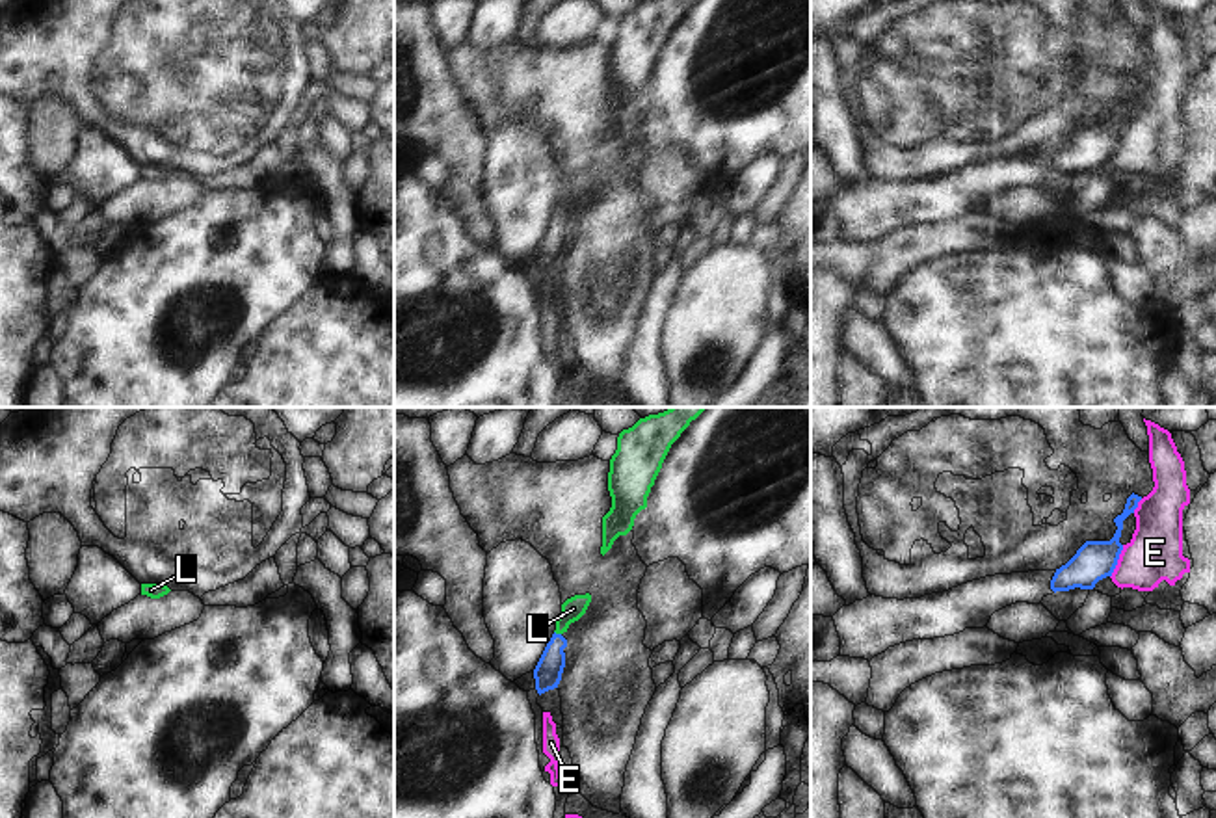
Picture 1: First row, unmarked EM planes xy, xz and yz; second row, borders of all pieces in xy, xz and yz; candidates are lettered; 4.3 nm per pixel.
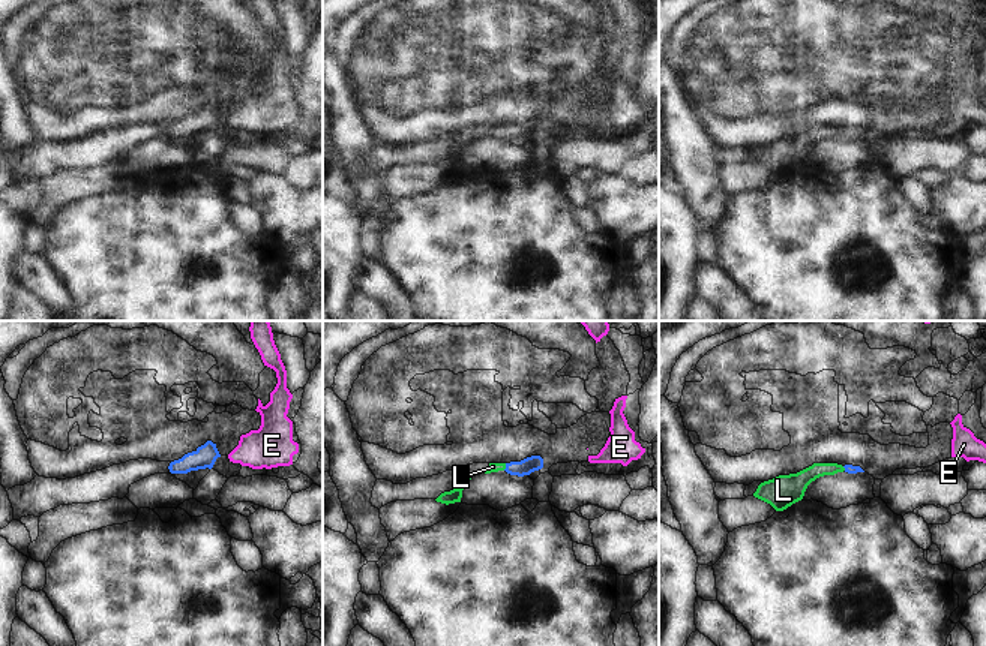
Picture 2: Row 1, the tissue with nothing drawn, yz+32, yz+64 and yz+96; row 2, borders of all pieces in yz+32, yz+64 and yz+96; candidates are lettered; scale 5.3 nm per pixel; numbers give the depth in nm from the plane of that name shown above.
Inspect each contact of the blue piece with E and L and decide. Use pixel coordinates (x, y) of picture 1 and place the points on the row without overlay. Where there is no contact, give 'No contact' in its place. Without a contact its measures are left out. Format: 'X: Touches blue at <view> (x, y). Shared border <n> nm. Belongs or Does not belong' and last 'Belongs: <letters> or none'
E: Touches blue at yz (1116, 145). Shared border 160 nm. Does not belong
L: Touches blue at xz (558, 218). Shared border 40 nm. Belongs
Belongs: L.

